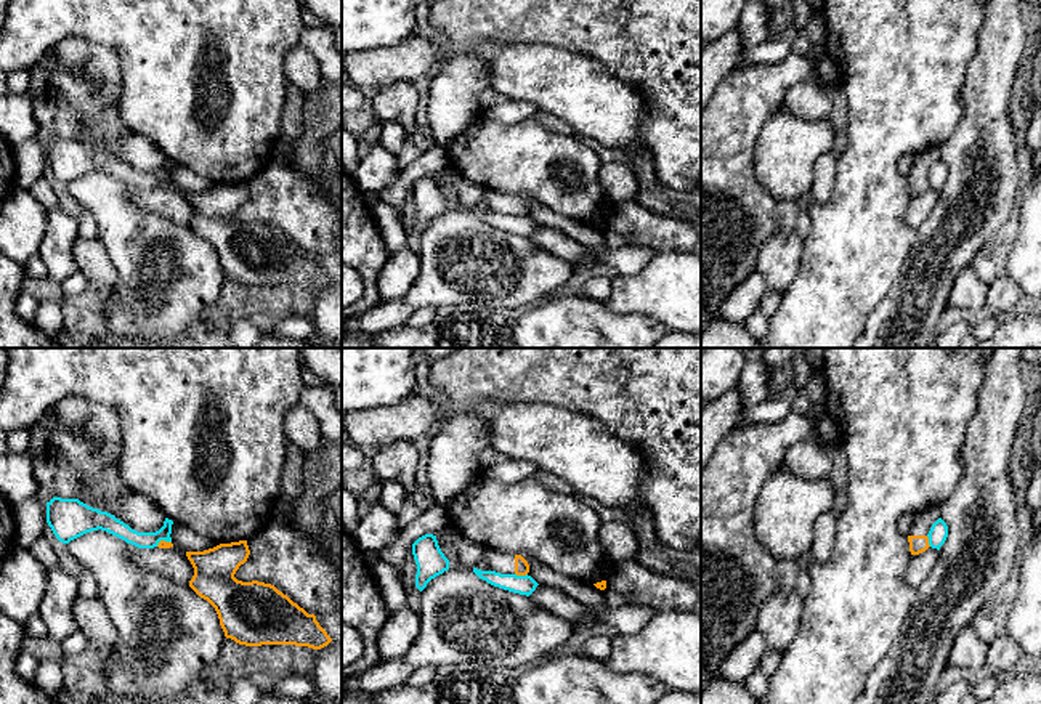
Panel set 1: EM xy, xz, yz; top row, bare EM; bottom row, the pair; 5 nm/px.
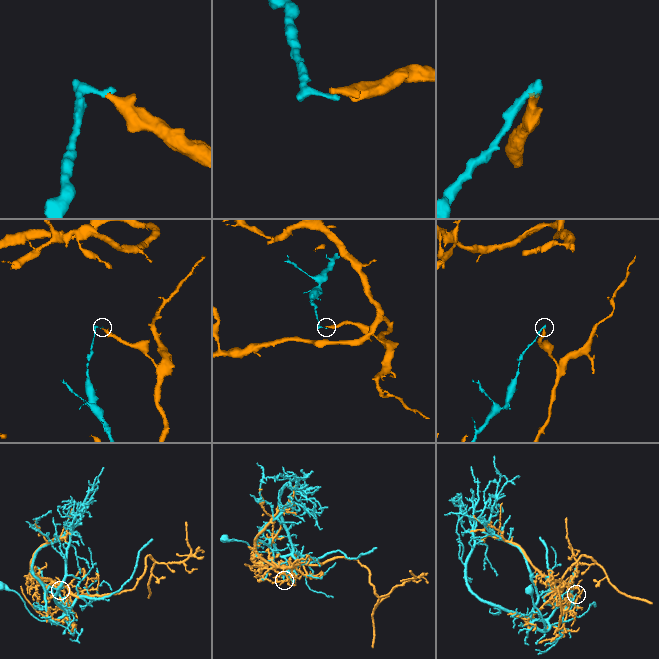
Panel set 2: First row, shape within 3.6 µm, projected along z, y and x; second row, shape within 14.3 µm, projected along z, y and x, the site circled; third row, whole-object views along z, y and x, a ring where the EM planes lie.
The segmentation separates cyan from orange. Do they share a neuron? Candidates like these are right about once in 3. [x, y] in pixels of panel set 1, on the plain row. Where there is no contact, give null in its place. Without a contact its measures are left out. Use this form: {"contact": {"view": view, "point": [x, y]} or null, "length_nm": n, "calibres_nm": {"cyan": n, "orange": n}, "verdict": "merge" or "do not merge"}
{"contact": {"view": "xz", "point": [522, 217]}, "length_nm": 60, "calibres_nm": {"cyan": 100, "orange": 80}, "verdict": "do not merge"}

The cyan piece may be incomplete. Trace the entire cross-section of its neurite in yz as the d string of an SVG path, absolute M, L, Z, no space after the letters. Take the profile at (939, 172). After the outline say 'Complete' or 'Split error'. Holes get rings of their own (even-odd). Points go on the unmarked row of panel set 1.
M938 159L938 160L932 165L927 178L929 178L929 186L930 186L932 189L940 191L940 188L945 184L945 181L946 181L946 178L948 178L948 167L946 167L946 164L945 164L942 159Z. Complete

